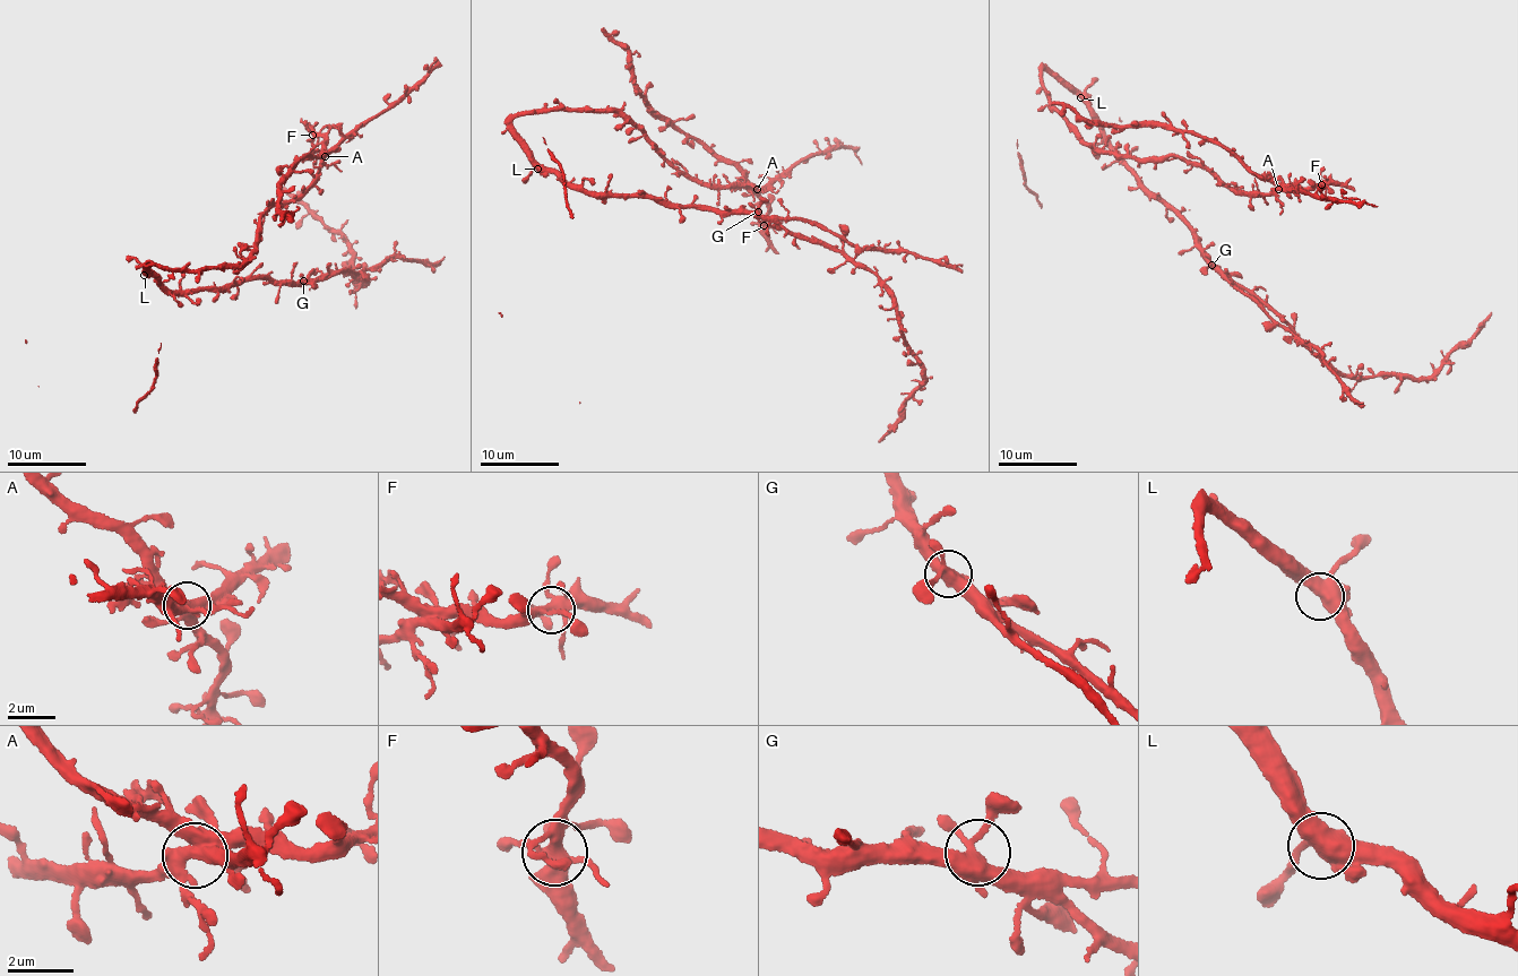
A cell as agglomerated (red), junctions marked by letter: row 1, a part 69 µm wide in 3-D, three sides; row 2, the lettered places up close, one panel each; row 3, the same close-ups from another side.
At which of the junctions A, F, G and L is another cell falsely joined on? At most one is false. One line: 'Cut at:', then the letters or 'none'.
Cut at: none

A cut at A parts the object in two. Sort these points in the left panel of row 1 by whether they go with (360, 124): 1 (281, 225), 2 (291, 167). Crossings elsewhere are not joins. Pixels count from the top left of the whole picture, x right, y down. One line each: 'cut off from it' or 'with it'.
1: cut off from it
2: cut off from it

